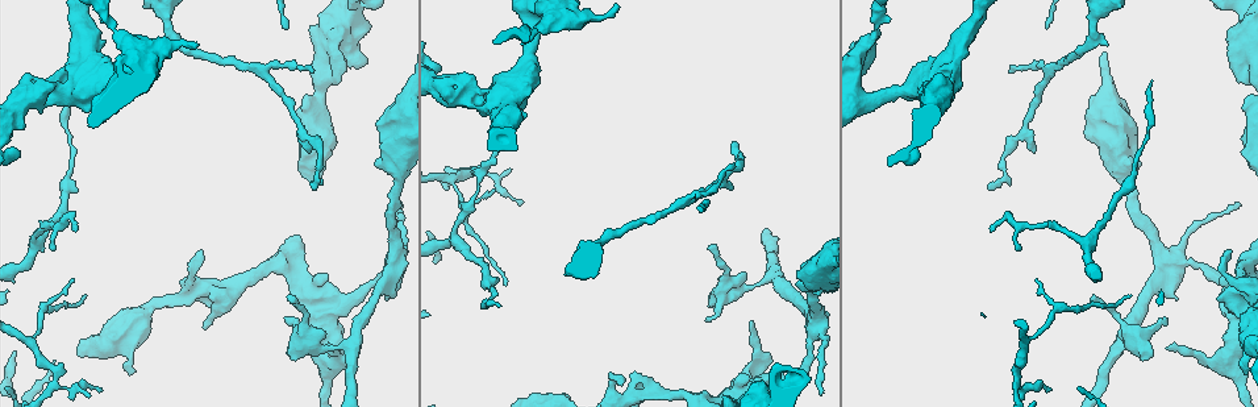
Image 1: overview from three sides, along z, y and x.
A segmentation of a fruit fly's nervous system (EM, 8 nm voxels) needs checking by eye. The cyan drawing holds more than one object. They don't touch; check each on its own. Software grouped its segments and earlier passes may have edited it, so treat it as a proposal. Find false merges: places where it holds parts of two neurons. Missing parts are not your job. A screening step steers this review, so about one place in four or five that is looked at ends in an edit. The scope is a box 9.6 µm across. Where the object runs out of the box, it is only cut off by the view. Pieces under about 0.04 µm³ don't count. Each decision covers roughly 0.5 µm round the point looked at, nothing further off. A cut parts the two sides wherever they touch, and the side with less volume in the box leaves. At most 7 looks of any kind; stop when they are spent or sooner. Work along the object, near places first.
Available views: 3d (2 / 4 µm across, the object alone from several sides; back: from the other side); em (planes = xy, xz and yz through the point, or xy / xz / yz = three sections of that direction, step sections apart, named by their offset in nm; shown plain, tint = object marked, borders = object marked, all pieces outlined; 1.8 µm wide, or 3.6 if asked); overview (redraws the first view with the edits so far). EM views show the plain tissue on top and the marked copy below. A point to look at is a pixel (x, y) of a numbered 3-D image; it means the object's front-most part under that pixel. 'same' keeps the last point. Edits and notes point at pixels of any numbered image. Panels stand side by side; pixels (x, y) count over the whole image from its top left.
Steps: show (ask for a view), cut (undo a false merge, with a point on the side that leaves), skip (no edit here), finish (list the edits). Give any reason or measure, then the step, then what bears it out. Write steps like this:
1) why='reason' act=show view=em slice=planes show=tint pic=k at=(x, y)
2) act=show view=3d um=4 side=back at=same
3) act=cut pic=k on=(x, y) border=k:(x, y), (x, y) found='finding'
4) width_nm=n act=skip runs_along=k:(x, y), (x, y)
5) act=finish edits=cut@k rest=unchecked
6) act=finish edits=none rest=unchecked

why='sharp bend' act=show view=em um=3.6 slice=xy step=8 show=tint pic=1 at=(580, 18)

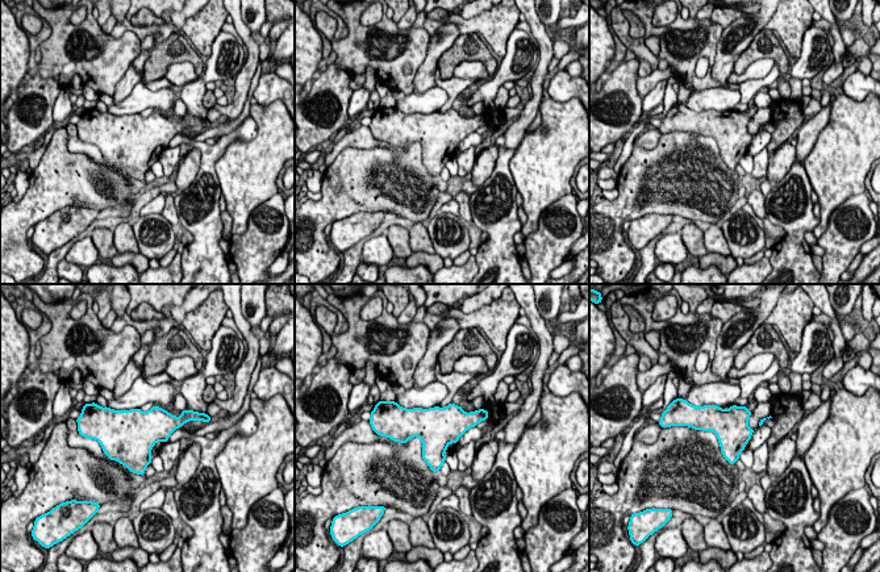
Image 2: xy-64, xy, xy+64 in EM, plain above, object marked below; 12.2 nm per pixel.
why='cut it another way' act=show view=em um=3.6 slice=planes show=tint at=same

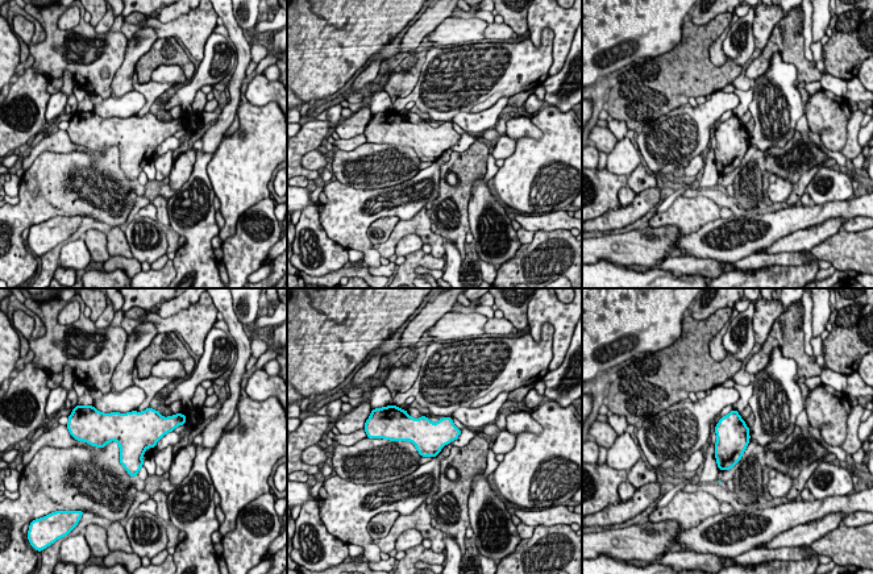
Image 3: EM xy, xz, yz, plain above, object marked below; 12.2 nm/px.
act=skip found='continuous, no second neuron'

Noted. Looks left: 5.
why='sharp bend' act=show view=em slice=planes show=tint pic=1 at=(56, 374)

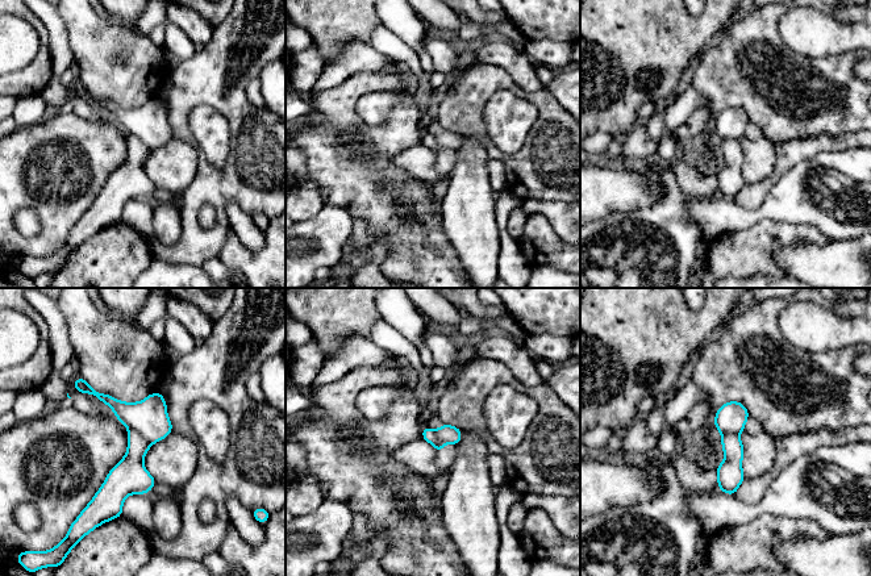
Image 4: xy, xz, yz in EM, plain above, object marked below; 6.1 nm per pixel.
act=cut pic=4 on=(149, 417) border=4:(129, 429), (140, 433), (150, 443) found='two neurons meet here'

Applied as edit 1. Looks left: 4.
why='redraw' act=show view=overview

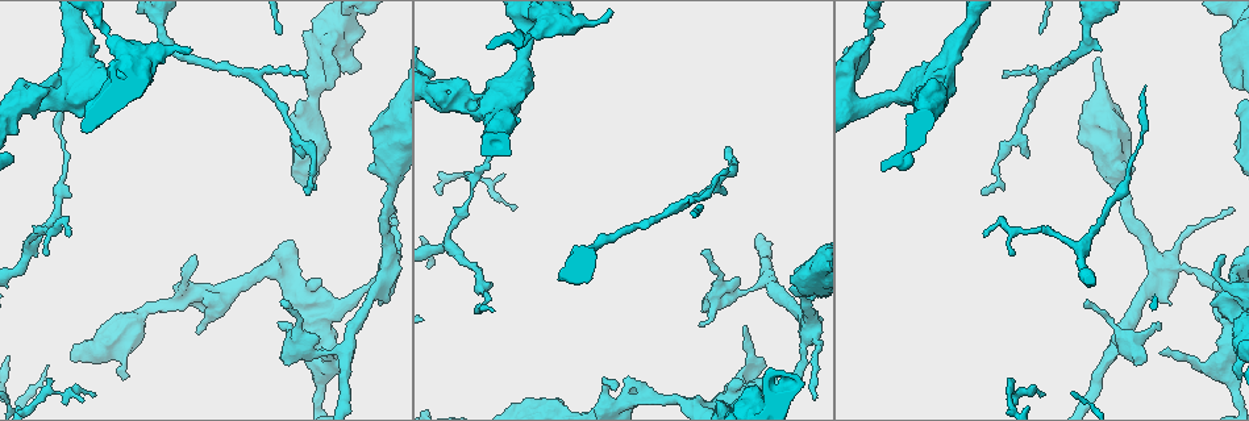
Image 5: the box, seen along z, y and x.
why='calibre changes' act=show view=3d um=4 pic=5 at=(802, 358)

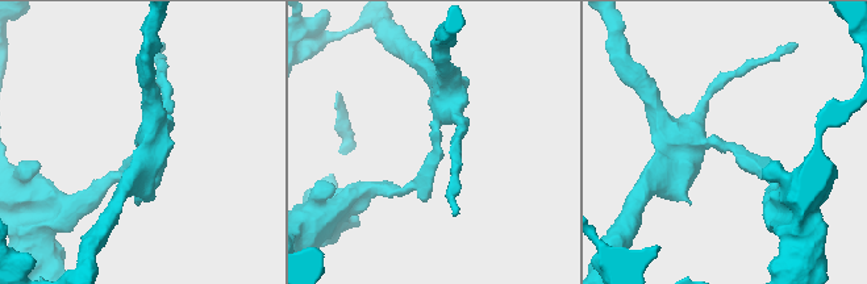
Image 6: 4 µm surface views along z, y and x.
act=show view=em slice=planes show=tint pic=6 at=(435, 150)

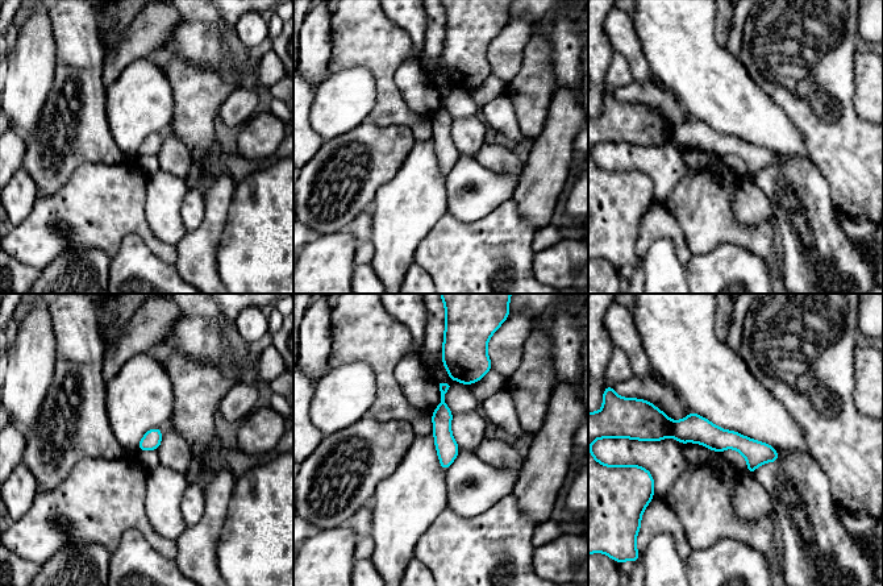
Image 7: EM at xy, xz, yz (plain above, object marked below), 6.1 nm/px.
width_nm=120 act=cut pic=7 on=(636, 419) found='a second neuron is stuck on'

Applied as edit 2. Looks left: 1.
act=finish edits=cut@4,cut@7 rest=unchecked

